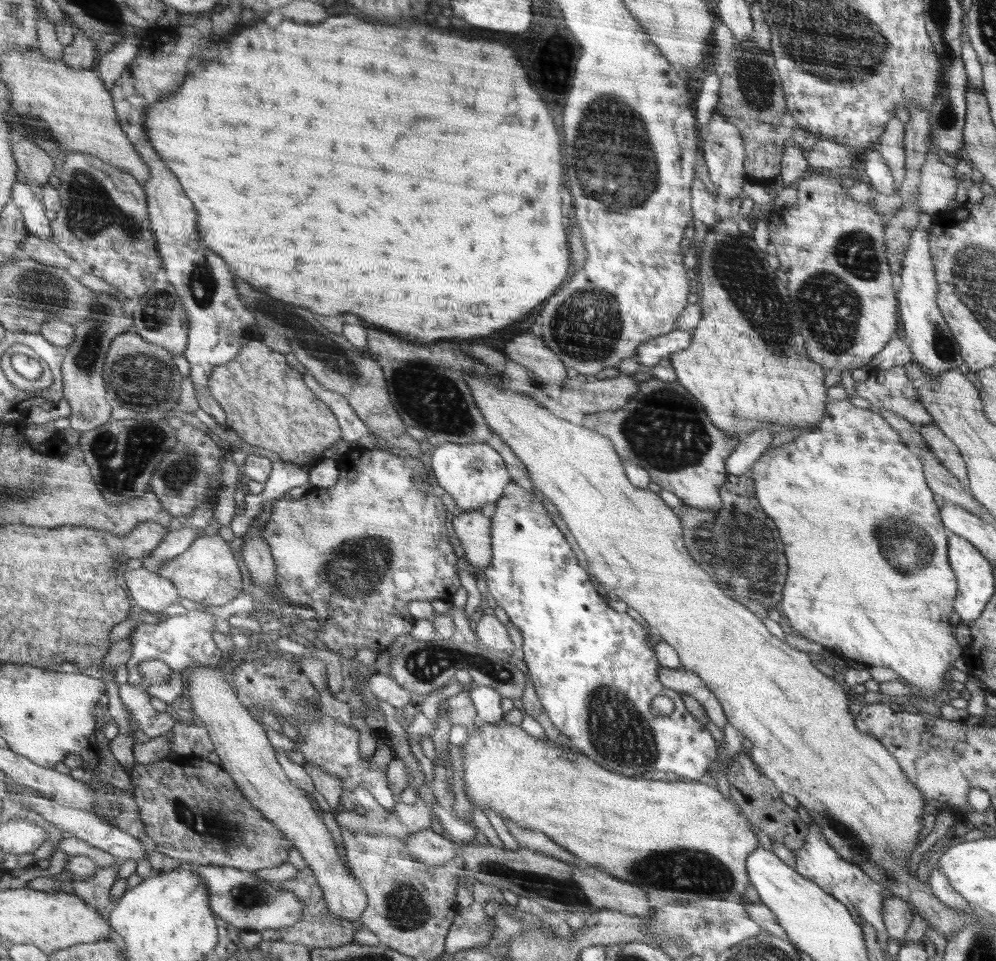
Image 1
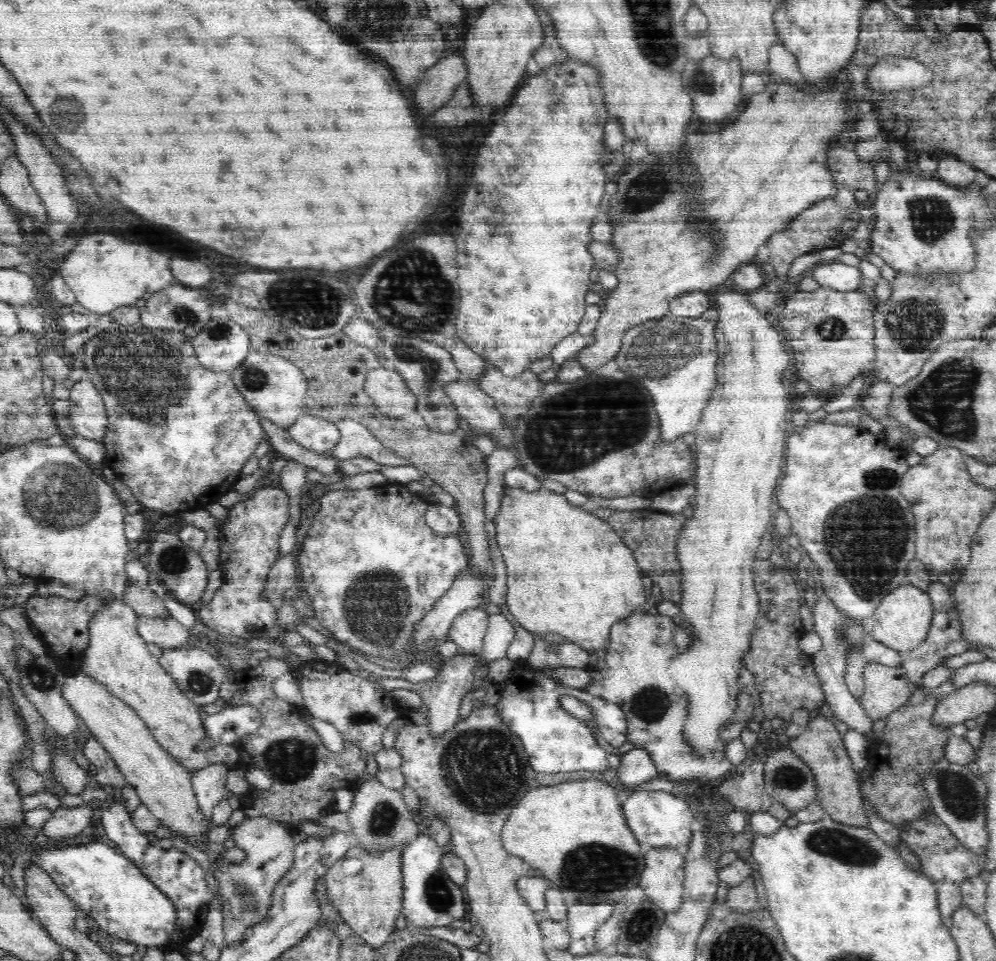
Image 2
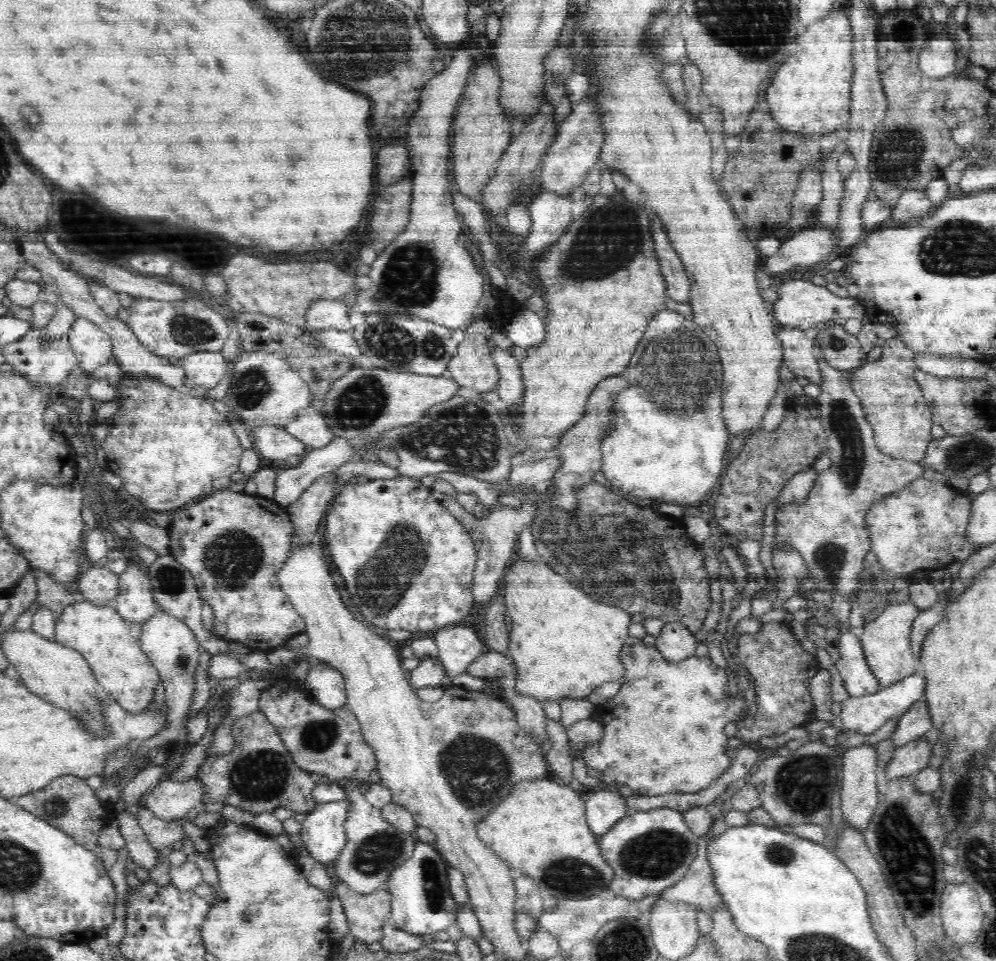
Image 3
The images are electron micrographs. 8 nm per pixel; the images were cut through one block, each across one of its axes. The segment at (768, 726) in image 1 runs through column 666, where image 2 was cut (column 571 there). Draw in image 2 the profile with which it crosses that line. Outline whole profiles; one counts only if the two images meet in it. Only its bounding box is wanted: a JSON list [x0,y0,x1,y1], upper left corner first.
[495,487,647,655]

